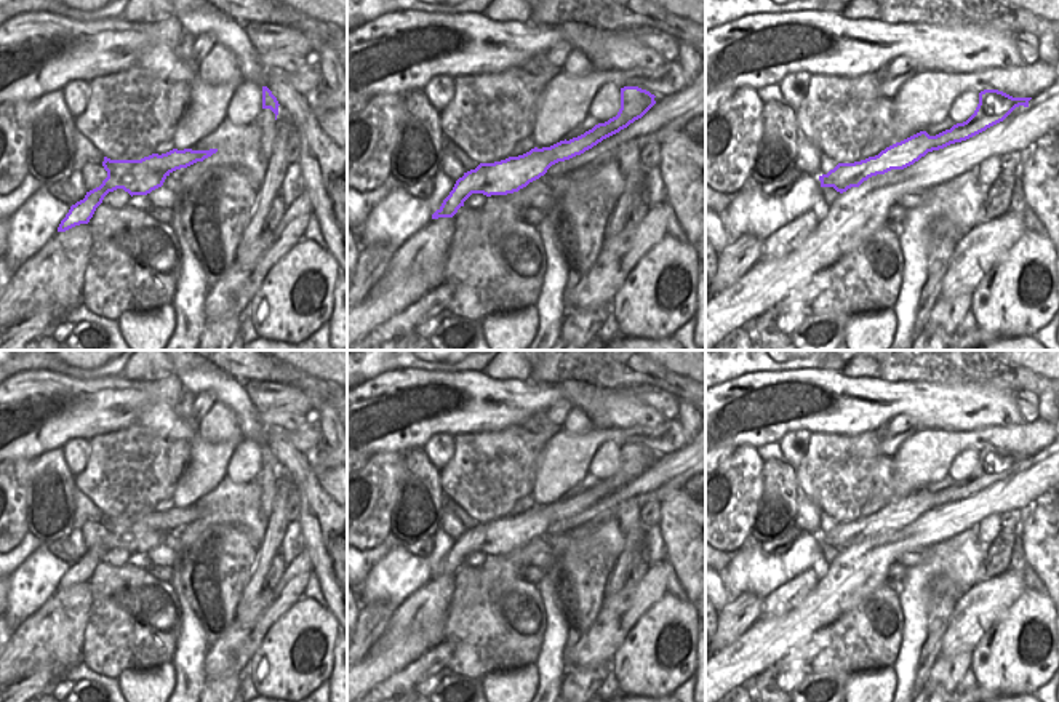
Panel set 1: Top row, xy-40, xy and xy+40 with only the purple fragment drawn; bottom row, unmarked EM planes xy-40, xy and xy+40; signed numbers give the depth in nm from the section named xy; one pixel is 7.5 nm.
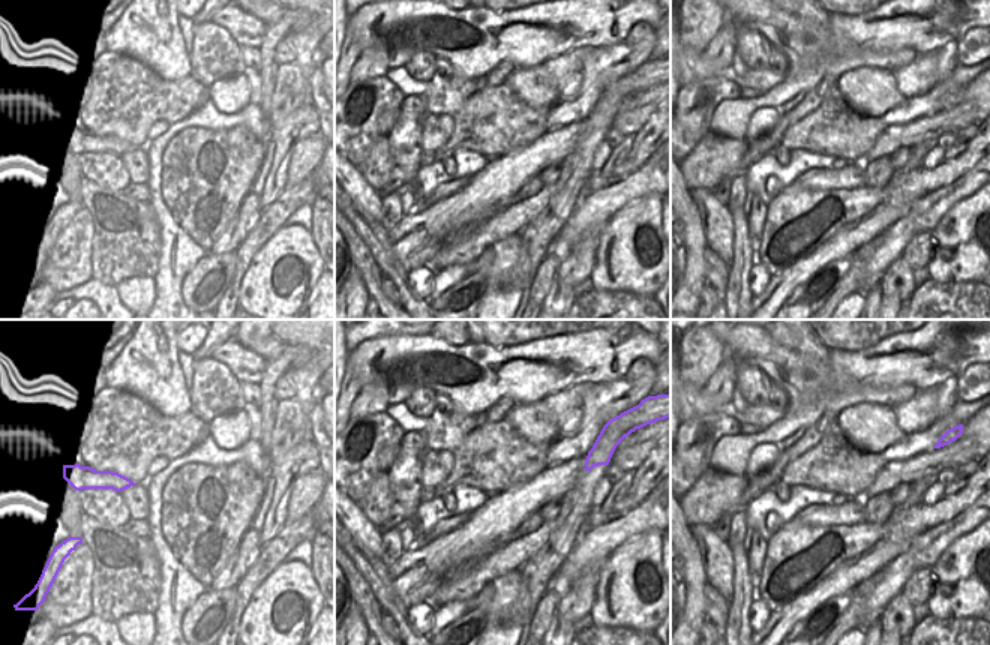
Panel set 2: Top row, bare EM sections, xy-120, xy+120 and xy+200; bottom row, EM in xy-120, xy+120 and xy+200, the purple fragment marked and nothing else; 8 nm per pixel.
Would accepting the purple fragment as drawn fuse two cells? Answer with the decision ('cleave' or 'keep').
cleave

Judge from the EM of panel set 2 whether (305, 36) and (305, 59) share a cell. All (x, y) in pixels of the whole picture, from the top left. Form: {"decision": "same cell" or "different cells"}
{"decision": "same cell"}

